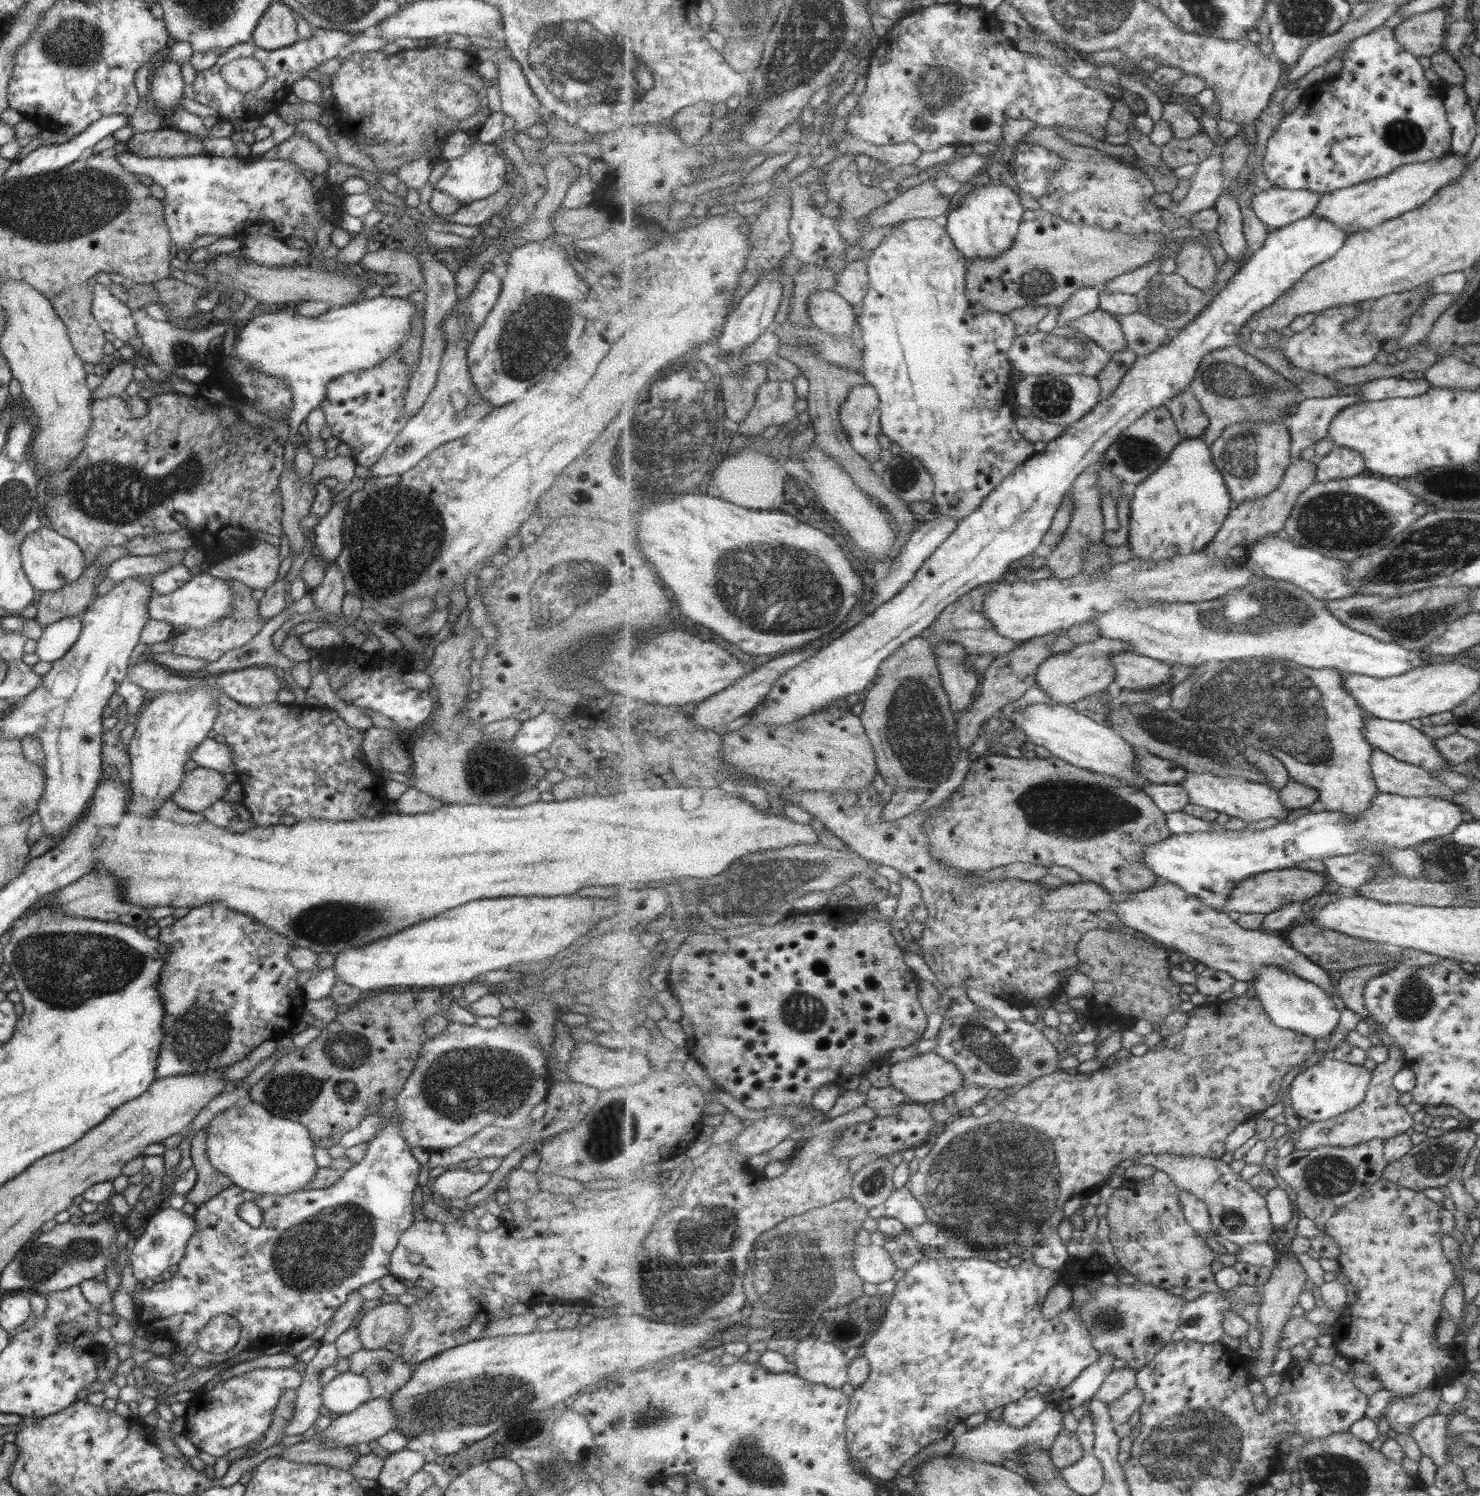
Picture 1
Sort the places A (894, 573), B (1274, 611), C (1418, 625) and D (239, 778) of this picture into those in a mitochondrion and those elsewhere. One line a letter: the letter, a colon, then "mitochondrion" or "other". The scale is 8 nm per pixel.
A: other
B: mitochondrion
C: mitochondrion
D: other

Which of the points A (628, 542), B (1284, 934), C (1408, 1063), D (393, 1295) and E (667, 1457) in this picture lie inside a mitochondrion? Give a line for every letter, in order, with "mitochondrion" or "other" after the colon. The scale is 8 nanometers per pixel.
A: other
B: other
C: other
D: other
E: other

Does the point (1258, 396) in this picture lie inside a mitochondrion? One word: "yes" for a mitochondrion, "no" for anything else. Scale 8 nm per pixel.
yes

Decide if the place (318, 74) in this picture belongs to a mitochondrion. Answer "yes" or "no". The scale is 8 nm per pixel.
no

